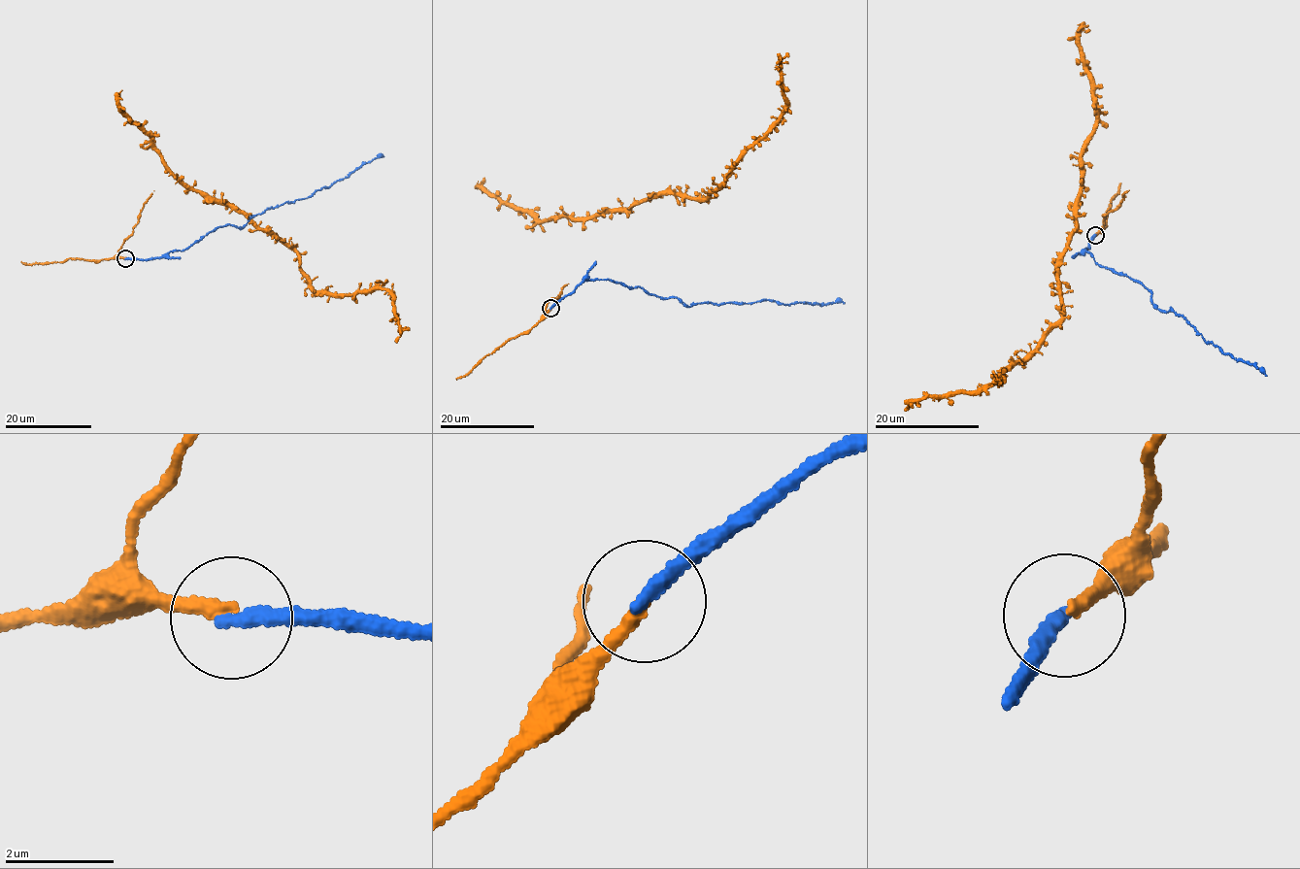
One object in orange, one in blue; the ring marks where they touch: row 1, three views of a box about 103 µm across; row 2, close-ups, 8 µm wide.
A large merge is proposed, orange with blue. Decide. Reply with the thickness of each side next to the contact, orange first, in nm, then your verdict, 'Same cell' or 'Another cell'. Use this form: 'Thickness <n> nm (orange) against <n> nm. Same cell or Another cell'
Thickness 280 nm (orange) against 280 nm. Same cell

